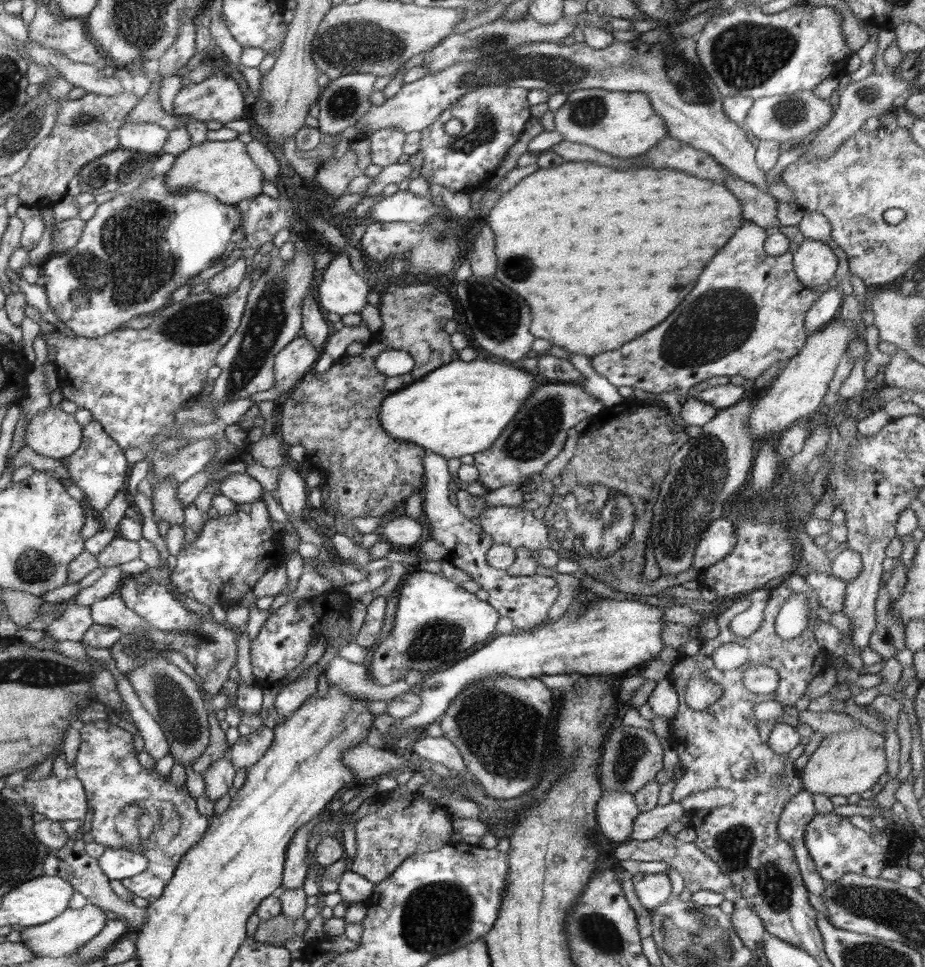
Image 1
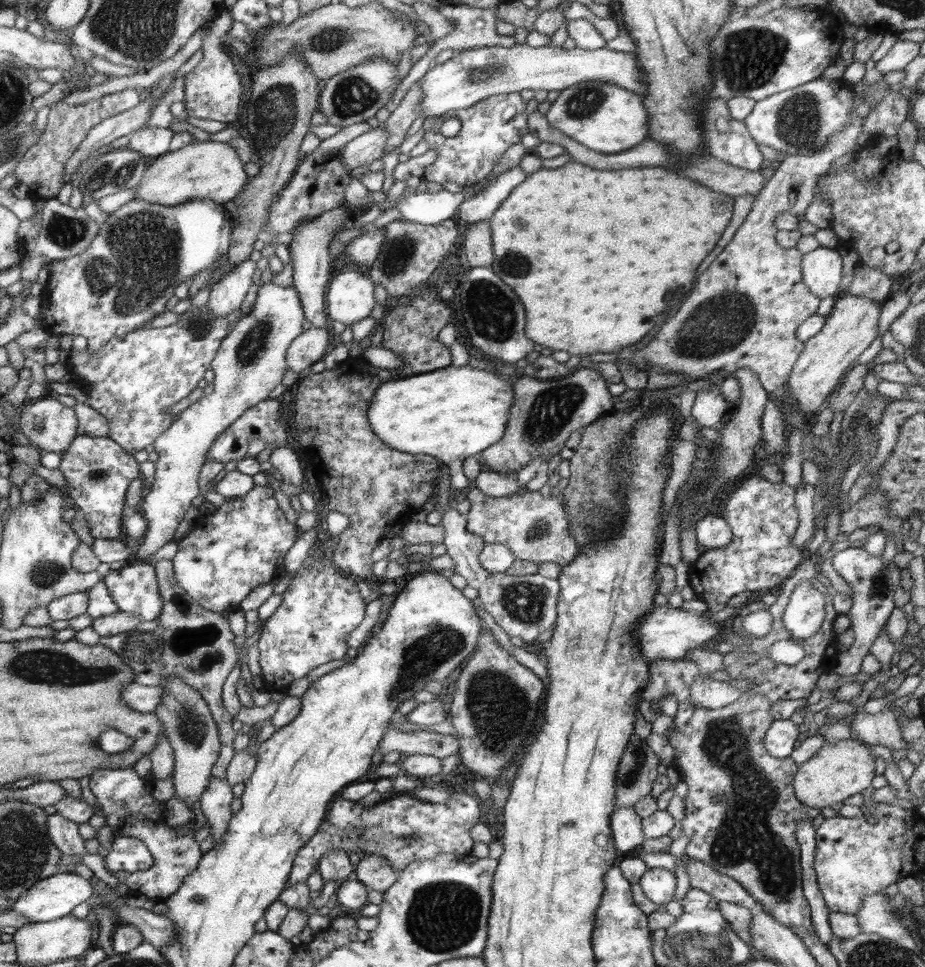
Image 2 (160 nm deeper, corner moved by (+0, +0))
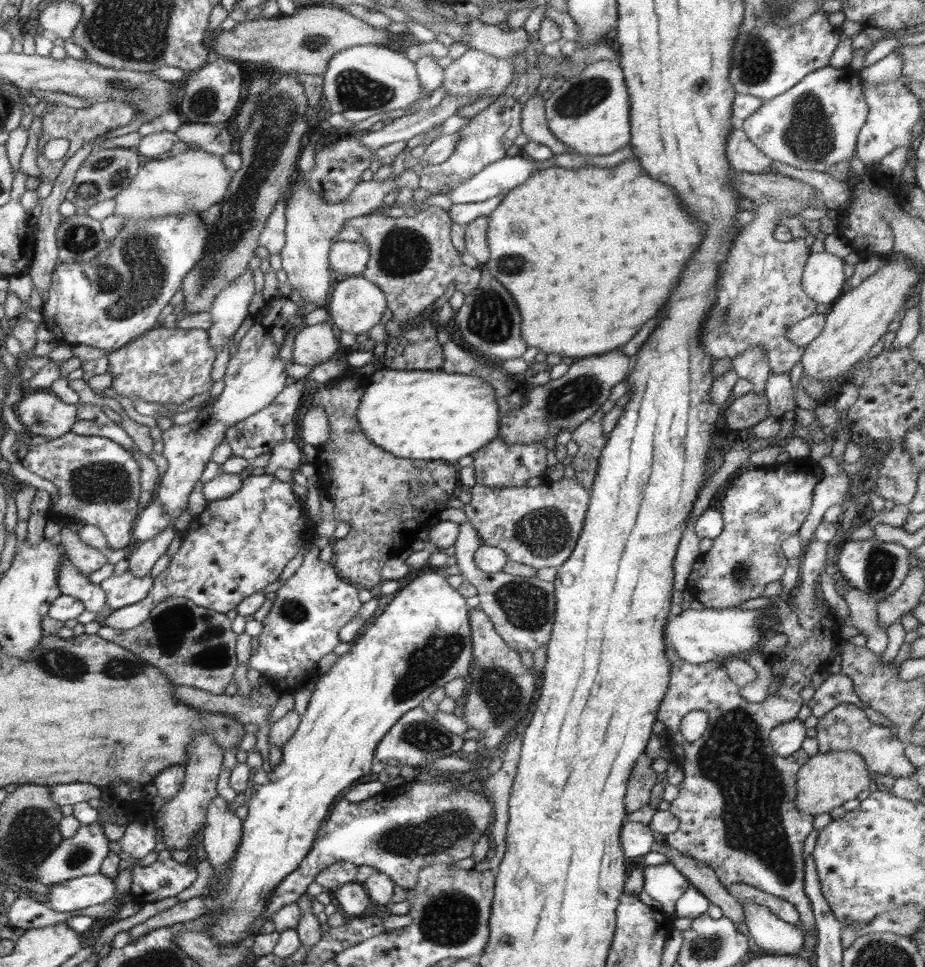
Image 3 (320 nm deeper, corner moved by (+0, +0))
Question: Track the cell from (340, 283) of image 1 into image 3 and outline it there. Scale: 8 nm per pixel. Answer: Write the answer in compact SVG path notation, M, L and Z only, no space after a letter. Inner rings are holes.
M362 275L348 277L342 281L336 281L332 286L327 302L326 310L330 322L339 331L350 334L367 334L371 328L382 322L382 314L386 310L386 298L381 288L372 281L368 281Z

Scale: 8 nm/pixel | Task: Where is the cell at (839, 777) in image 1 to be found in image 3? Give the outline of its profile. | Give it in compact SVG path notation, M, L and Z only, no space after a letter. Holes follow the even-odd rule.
M854 751L819 753L812 756L796 774L797 810L814 816L823 812L829 813L833 808L856 799L862 791L868 790L873 782L869 773L862 756Z

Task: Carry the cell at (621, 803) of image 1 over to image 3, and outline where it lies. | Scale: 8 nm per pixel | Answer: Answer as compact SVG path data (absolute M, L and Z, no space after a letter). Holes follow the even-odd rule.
M625 819L620 840L624 856L629 862L633 862L651 852L655 838L653 830L648 825L627 822Z

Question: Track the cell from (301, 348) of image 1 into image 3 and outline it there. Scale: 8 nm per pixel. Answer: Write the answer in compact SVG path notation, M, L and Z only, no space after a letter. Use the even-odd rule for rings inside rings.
M330 321L307 326L294 339L293 360L302 366L314 367L332 358L340 350L338 332Z

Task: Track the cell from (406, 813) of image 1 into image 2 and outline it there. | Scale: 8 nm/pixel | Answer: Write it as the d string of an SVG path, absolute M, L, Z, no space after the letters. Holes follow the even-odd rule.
M366 855L358 864L353 875L363 881L370 890L384 892L388 890L399 878L396 869L392 869L390 862L380 855Z

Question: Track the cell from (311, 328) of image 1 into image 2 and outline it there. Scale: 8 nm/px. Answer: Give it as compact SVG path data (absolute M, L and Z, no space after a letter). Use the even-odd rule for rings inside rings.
M354 178L348 184L344 192L347 194L346 199L340 206L327 210L311 219L306 219L294 227L294 240L289 245L289 254L292 258L293 286L299 294L299 300L303 302L306 310L307 322L311 322L312 327L326 327L328 316L325 310L326 289L328 283L334 276L335 269L331 256L329 254L329 245L334 239L336 231L344 225L347 214L351 210L364 208L366 204L371 203L370 190L362 181Z

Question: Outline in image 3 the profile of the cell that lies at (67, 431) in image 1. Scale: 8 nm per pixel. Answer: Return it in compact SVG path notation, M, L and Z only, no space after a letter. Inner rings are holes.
M50 390L23 392L14 412L29 437L60 438L70 432L78 418L78 405L63 402Z

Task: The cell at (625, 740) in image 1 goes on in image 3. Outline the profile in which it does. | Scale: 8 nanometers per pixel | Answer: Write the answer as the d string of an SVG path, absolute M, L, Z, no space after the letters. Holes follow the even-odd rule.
M640 755L626 783L624 798L626 812L634 812L650 803L652 788L657 783L657 773L652 769L652 759Z

